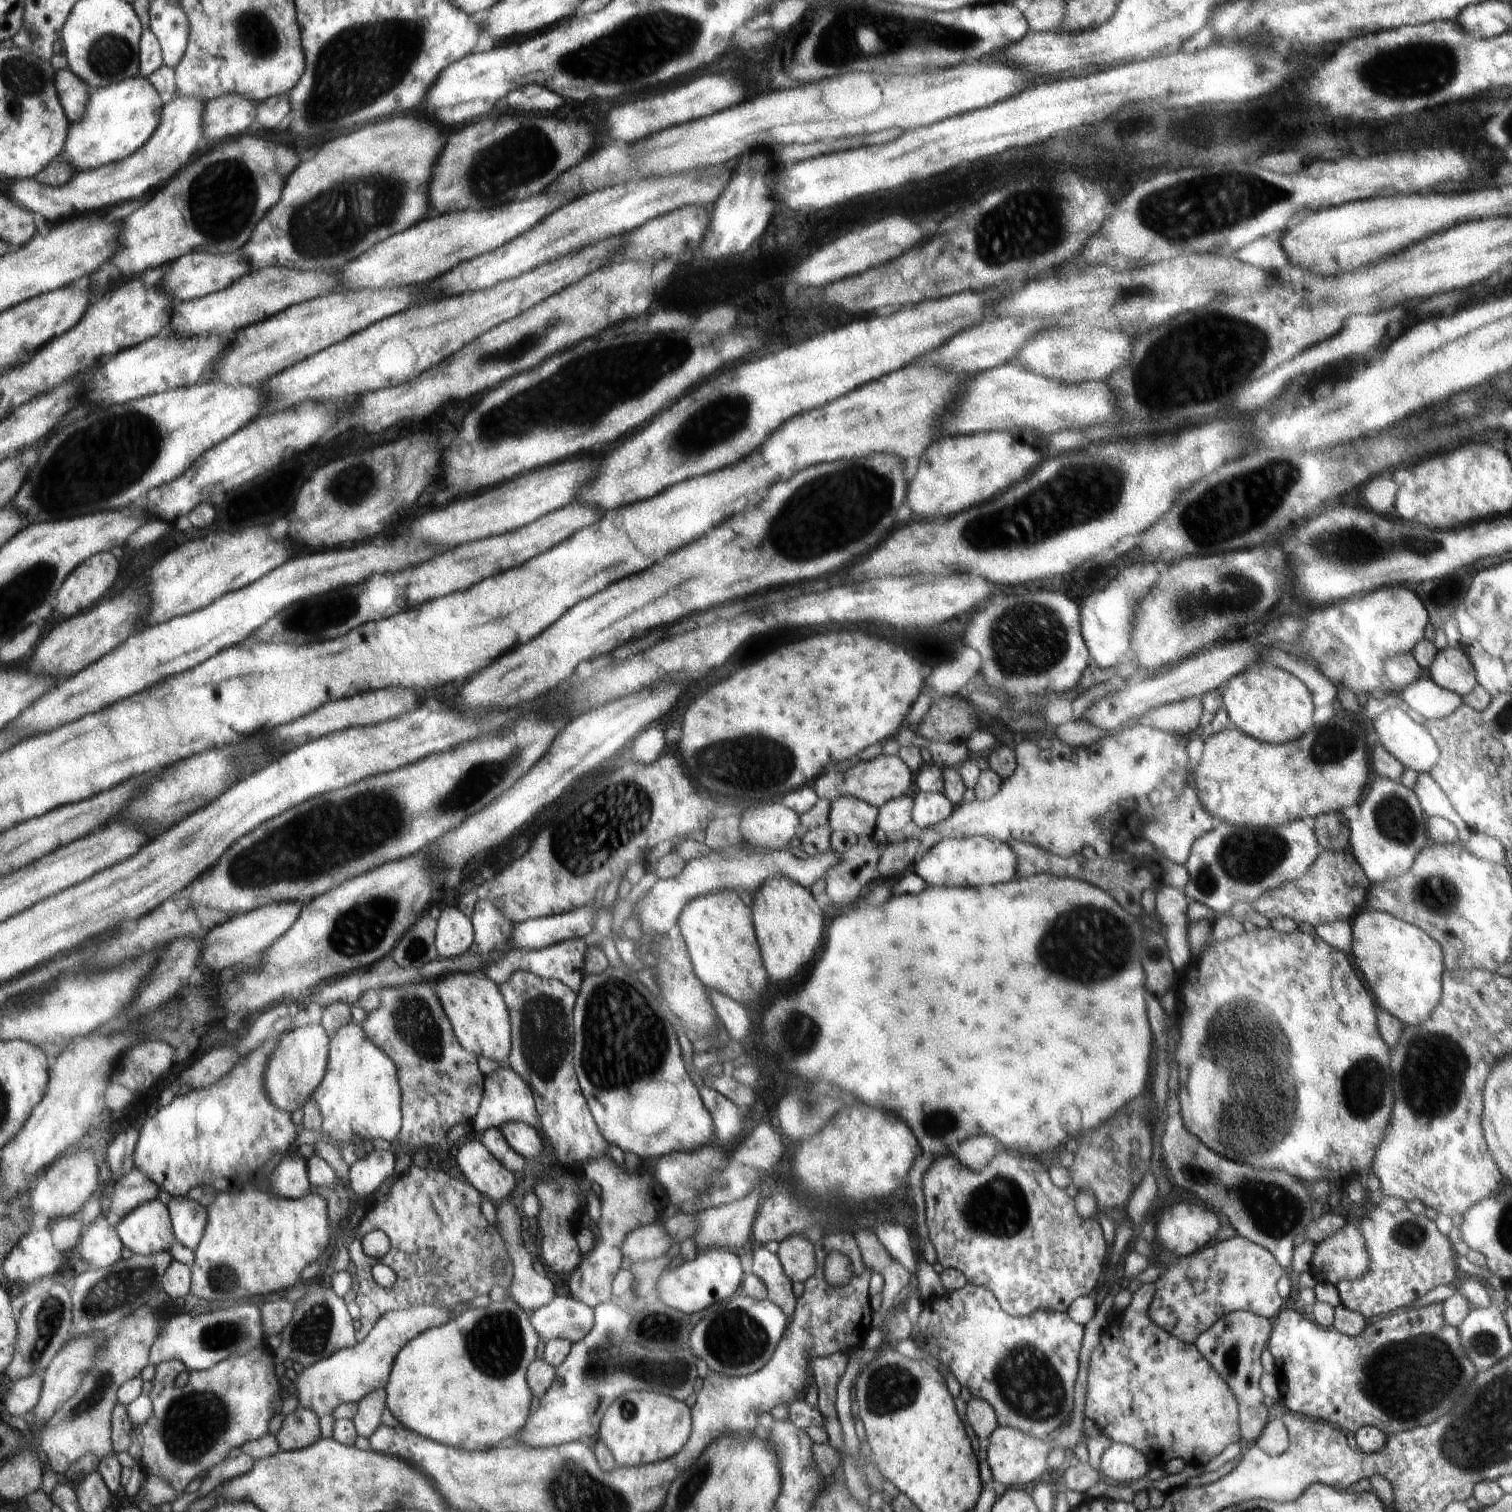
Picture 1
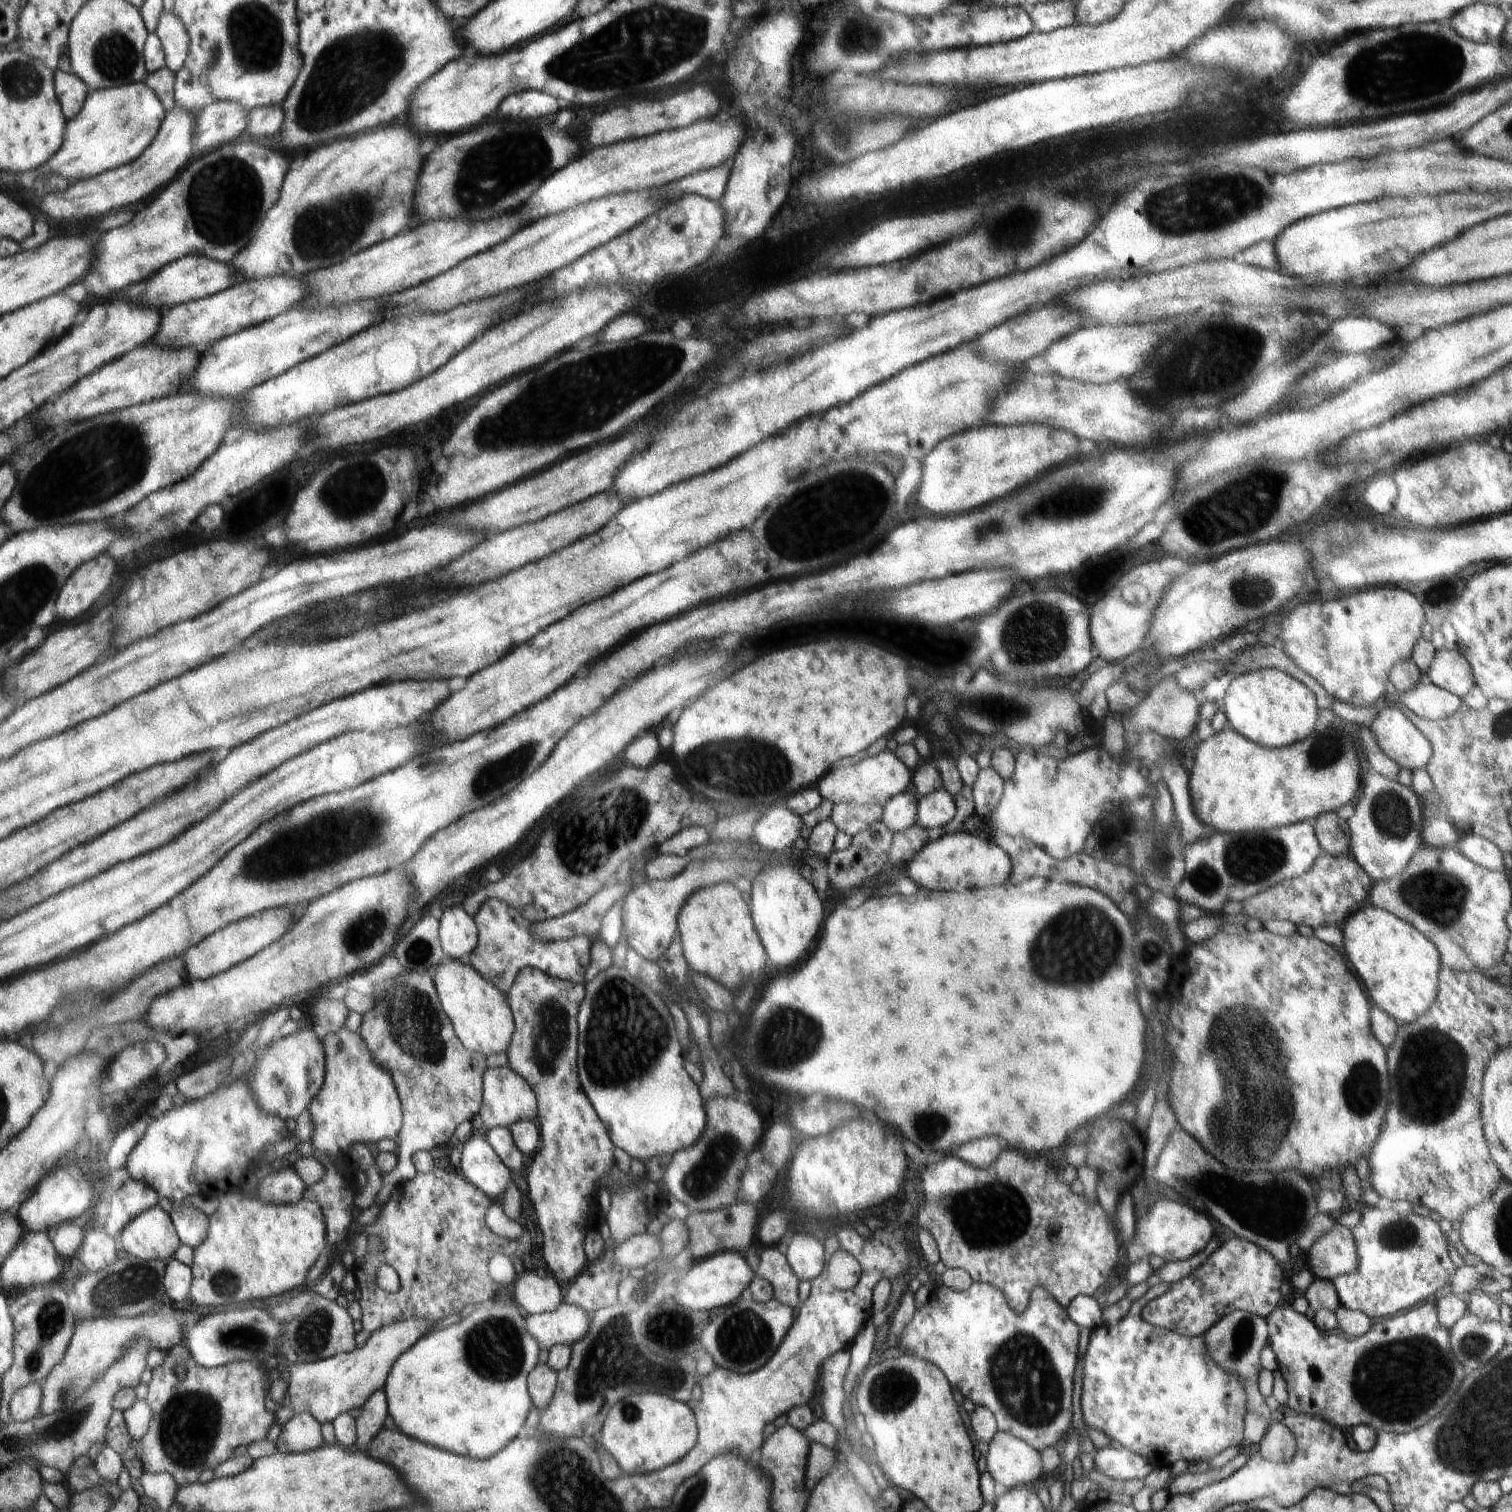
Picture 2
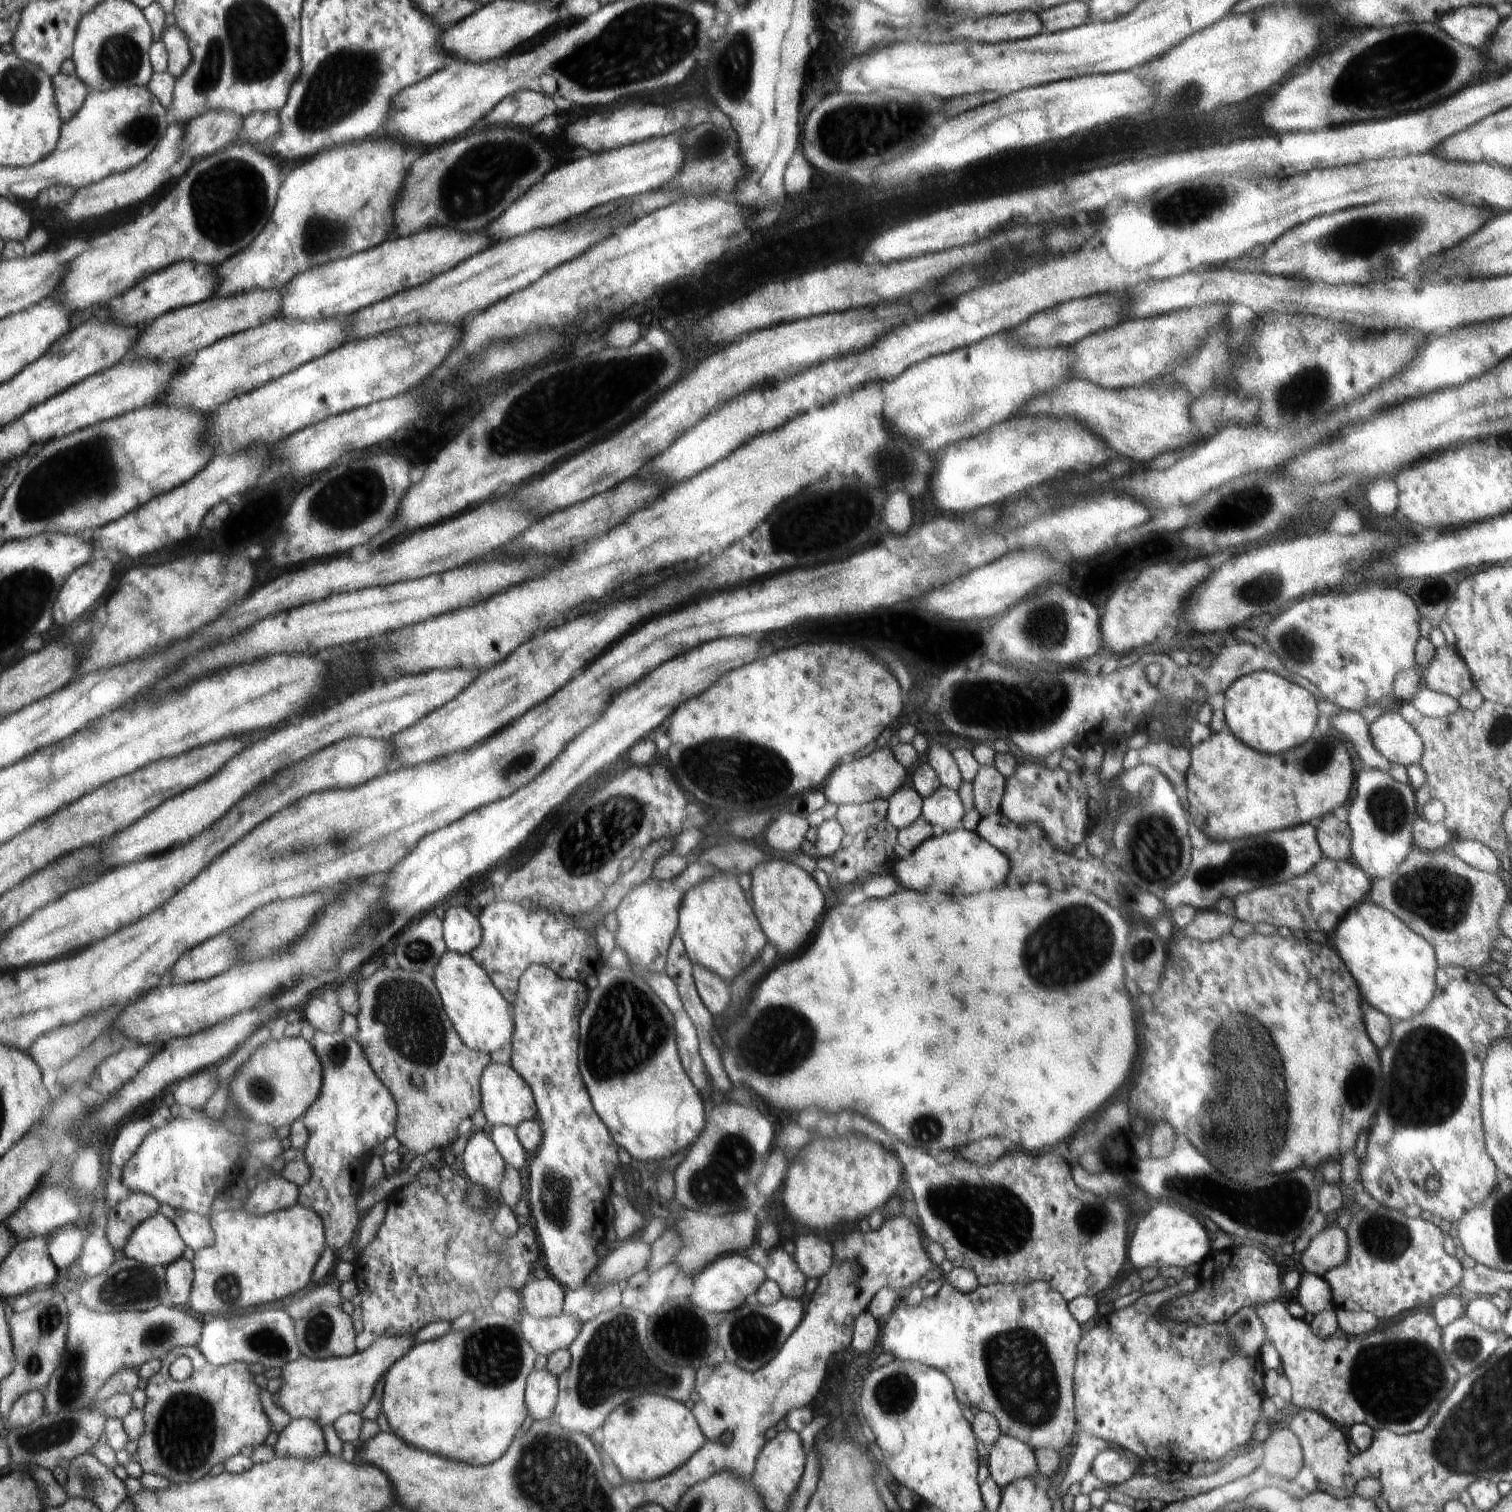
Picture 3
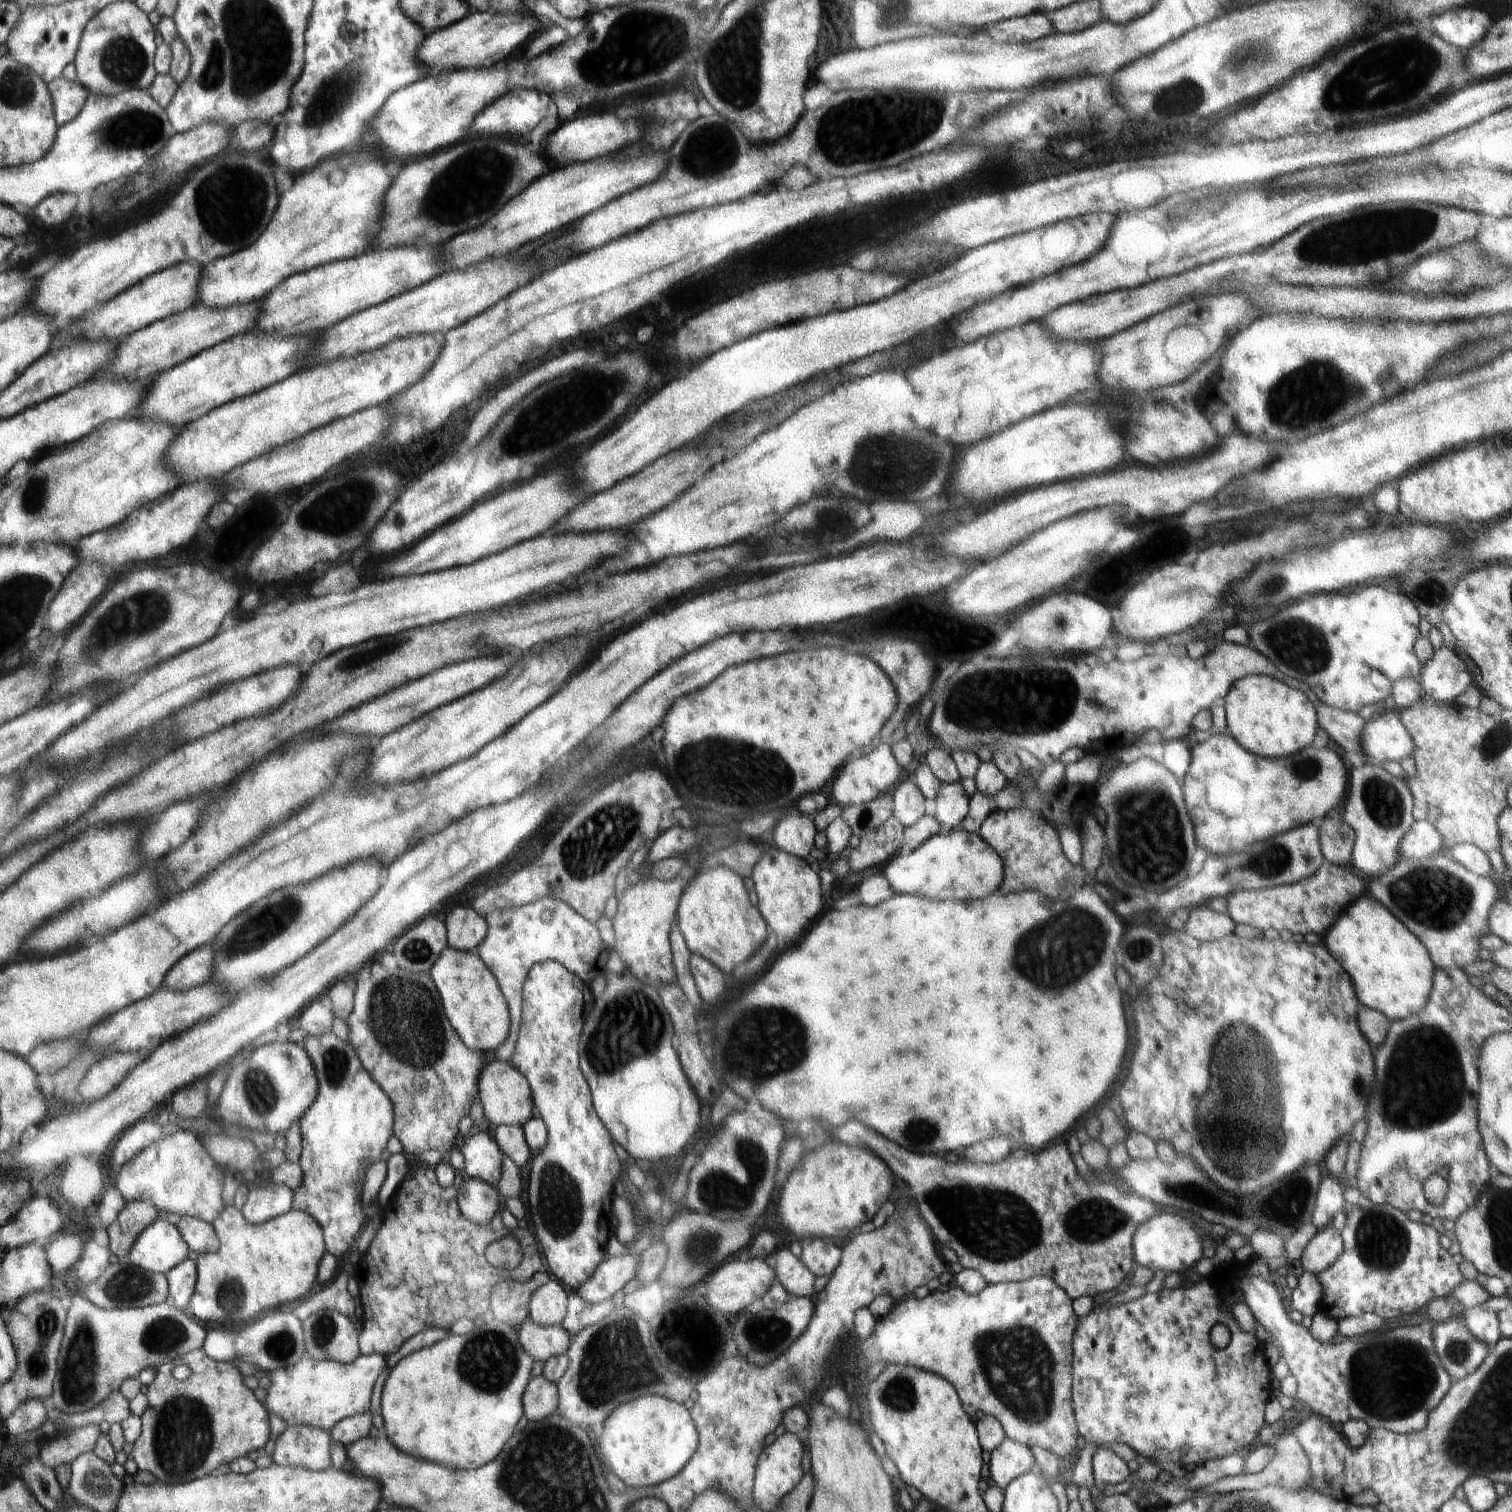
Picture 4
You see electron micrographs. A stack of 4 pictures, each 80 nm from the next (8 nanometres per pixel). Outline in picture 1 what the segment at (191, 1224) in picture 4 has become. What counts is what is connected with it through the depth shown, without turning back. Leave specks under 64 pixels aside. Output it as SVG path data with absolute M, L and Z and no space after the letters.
M174 1196L169 1209L179 1244L196 1251L206 1234L206 1208L198 1200Z

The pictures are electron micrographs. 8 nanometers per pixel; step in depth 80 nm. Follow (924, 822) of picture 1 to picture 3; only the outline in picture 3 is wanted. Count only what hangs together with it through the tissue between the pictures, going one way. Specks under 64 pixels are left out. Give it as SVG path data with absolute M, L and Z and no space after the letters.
M941 786L932 796L922 799L922 819L926 819L933 827L940 826L944 833L952 833L962 828L964 804L958 795L958 791Z

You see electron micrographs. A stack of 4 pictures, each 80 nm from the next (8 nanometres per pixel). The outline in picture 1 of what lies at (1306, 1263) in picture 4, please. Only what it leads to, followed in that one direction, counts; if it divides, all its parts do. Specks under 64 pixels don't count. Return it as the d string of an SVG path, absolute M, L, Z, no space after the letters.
M1348 1224L1314 1245L1311 1264L1324 1280L1335 1285L1340 1281L1360 1280L1368 1272L1368 1252L1364 1248L1364 1238L1358 1226Z

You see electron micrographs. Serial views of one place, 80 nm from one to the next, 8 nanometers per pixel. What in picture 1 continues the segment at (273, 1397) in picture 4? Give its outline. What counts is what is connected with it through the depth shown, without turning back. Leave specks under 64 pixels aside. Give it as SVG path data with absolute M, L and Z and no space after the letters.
M420 1305L410 1309L400 1309L380 1317L376 1326L358 1345L340 1349L330 1357L316 1362L315 1365L304 1367L292 1387L296 1390L299 1405L315 1411L321 1417L332 1414L336 1406L344 1402L360 1402L368 1393L385 1389L390 1380L391 1369L395 1358L408 1343L428 1329L446 1324L452 1312L438 1305Z

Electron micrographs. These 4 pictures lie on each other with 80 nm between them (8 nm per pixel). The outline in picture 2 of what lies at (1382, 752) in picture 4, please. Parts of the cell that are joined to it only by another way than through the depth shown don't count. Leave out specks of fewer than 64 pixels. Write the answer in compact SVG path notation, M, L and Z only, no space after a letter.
M1398 704L1392 705L1392 708L1388 708L1388 706L1380 714L1368 720L1375 739L1378 740L1379 747L1388 758L1394 759L1399 765L1402 764L1401 767L1411 771L1424 769L1433 752L1428 744L1429 740L1410 722Z

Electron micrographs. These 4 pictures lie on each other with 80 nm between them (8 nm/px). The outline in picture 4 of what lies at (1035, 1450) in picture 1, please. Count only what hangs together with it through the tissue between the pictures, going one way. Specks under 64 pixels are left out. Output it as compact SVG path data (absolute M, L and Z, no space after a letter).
M1004 1437L998 1449L991 1452L990 1479L1002 1490L1020 1475L1035 1468L1032 1448L1024 1443Z

